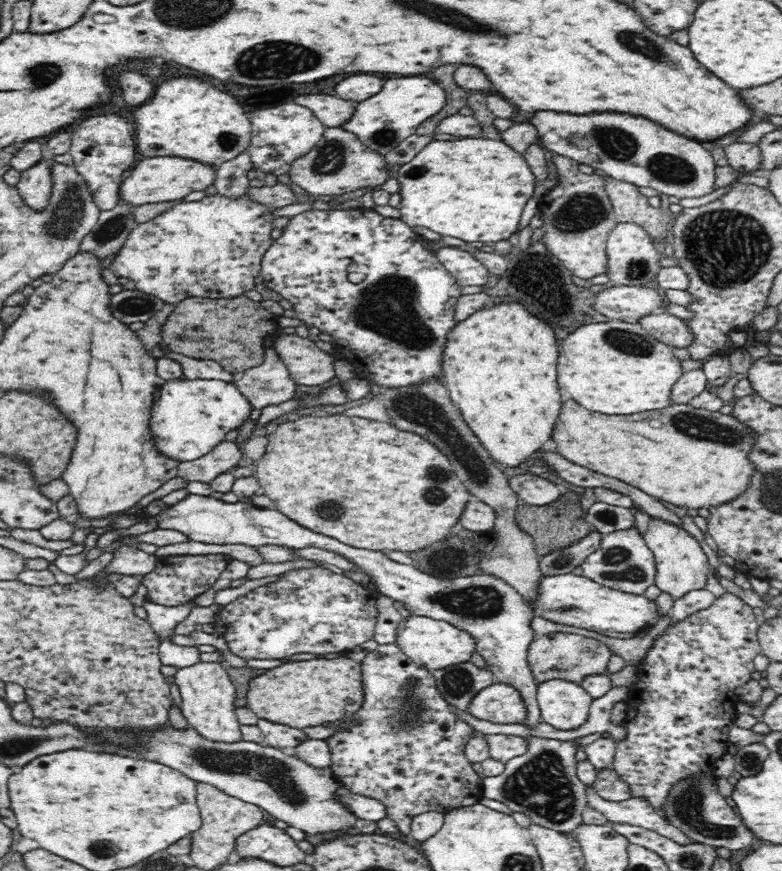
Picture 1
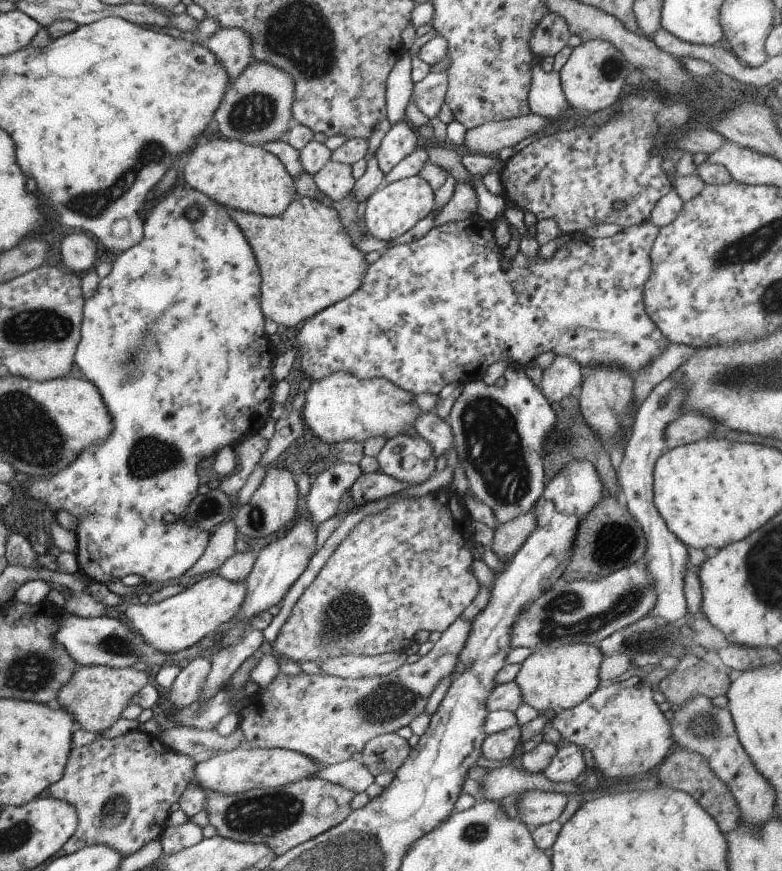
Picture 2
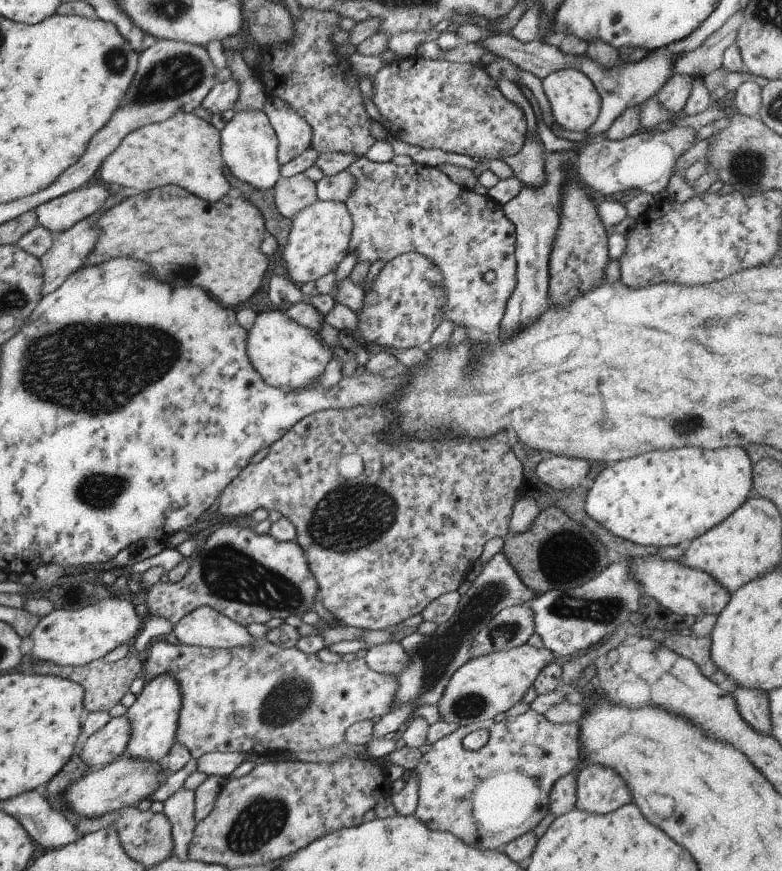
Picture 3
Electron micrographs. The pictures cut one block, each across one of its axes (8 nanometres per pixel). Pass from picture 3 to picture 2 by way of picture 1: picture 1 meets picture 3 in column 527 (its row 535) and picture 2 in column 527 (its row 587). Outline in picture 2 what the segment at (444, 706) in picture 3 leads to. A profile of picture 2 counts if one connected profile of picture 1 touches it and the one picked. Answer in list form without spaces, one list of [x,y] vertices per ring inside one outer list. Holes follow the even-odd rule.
[[[573,643],[565,646],[540,646],[531,656],[520,662],[521,668],[514,678],[521,690],[523,704],[531,706],[538,713],[545,710],[567,710],[585,702],[599,686],[601,650],[598,645]]]

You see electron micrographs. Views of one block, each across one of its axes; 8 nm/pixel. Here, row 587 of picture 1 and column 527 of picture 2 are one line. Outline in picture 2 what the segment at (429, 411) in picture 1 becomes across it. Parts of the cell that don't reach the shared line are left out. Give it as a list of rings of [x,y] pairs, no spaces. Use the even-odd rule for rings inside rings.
[[[532,511],[519,514],[507,520],[505,524],[498,524],[494,528],[490,551],[495,554],[499,562],[508,563],[525,542],[527,536],[533,532],[535,526],[537,522],[535,522],[535,515]]]

